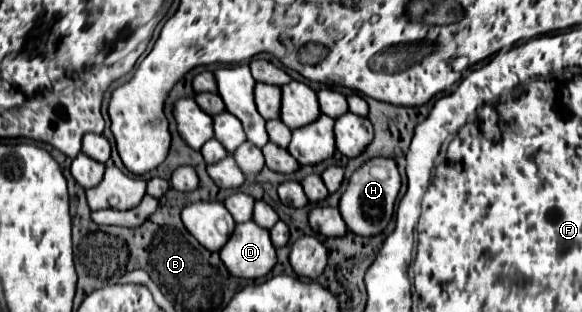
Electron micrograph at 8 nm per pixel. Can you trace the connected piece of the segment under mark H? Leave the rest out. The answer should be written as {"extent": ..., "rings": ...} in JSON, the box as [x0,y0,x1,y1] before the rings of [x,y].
{"extent":[338,158,400,236],"rings":[[[370,158],[358,170],[354,170],[340,198],[338,208],[346,226],[360,236],[376,236],[384,232],[384,228],[392,218],[398,192],[400,192],[400,172],[394,158]]]}

